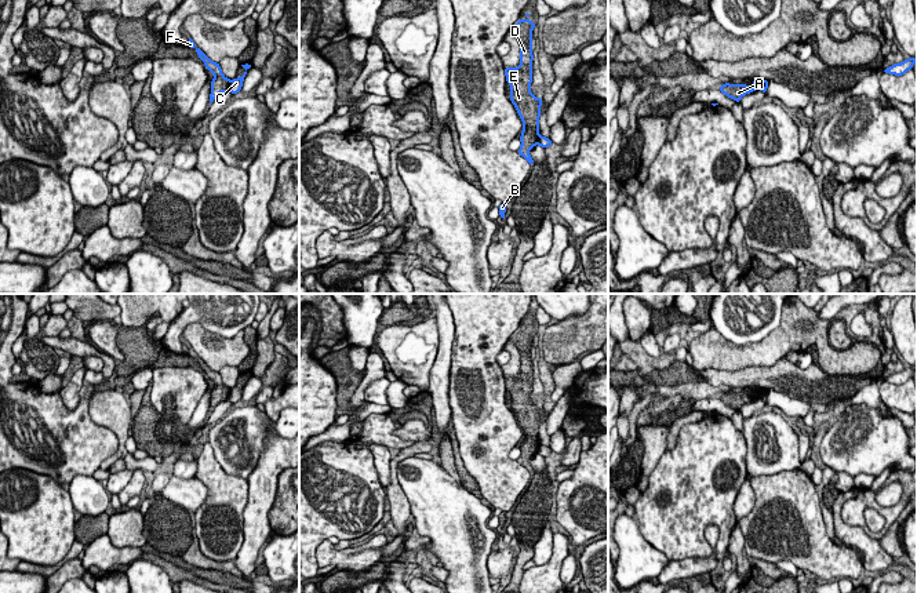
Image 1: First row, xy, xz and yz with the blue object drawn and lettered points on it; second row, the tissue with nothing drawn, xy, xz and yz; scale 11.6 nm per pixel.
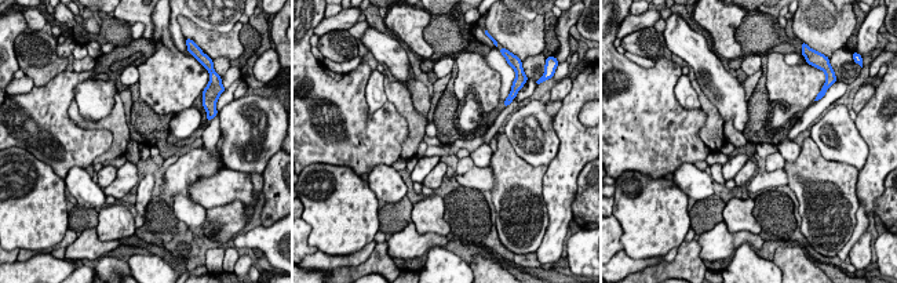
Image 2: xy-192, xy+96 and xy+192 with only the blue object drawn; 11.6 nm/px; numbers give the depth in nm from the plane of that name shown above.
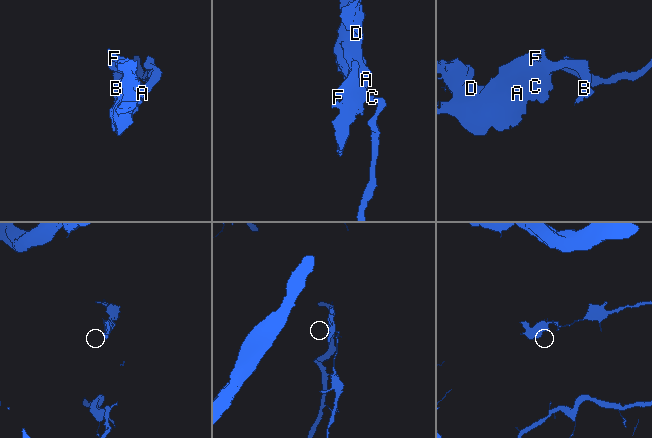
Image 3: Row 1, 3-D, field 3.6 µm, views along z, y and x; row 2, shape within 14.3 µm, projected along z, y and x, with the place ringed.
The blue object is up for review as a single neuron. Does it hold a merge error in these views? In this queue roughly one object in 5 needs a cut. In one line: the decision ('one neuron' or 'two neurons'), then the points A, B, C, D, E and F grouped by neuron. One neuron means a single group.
two neurons; groups A B D E F / C

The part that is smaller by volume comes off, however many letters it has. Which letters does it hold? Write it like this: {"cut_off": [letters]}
{"cut_off": ["A", "B", "D", "E", "F"]}

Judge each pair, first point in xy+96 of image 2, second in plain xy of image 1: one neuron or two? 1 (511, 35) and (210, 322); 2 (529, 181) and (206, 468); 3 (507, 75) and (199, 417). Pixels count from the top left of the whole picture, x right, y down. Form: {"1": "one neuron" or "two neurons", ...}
{"1": "two neurons", "2": "one neuron", "3": "one neuron"}

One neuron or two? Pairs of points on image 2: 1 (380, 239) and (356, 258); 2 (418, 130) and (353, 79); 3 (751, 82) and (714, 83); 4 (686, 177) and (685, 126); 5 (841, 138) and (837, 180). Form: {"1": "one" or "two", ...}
{"1": "two", "2": "two", "3": "two", "4": "two", "5": "two"}

